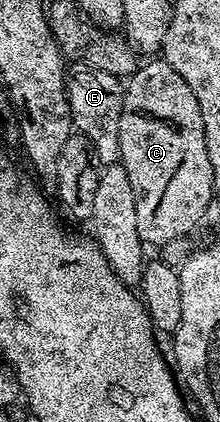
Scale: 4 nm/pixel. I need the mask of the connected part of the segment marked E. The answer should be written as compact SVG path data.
M74 63L66 74L66 94L70 100L73 128L94 145L94 153L103 166L119 164L118 136L122 114L124 85L108 71L91 69L85 63Z

